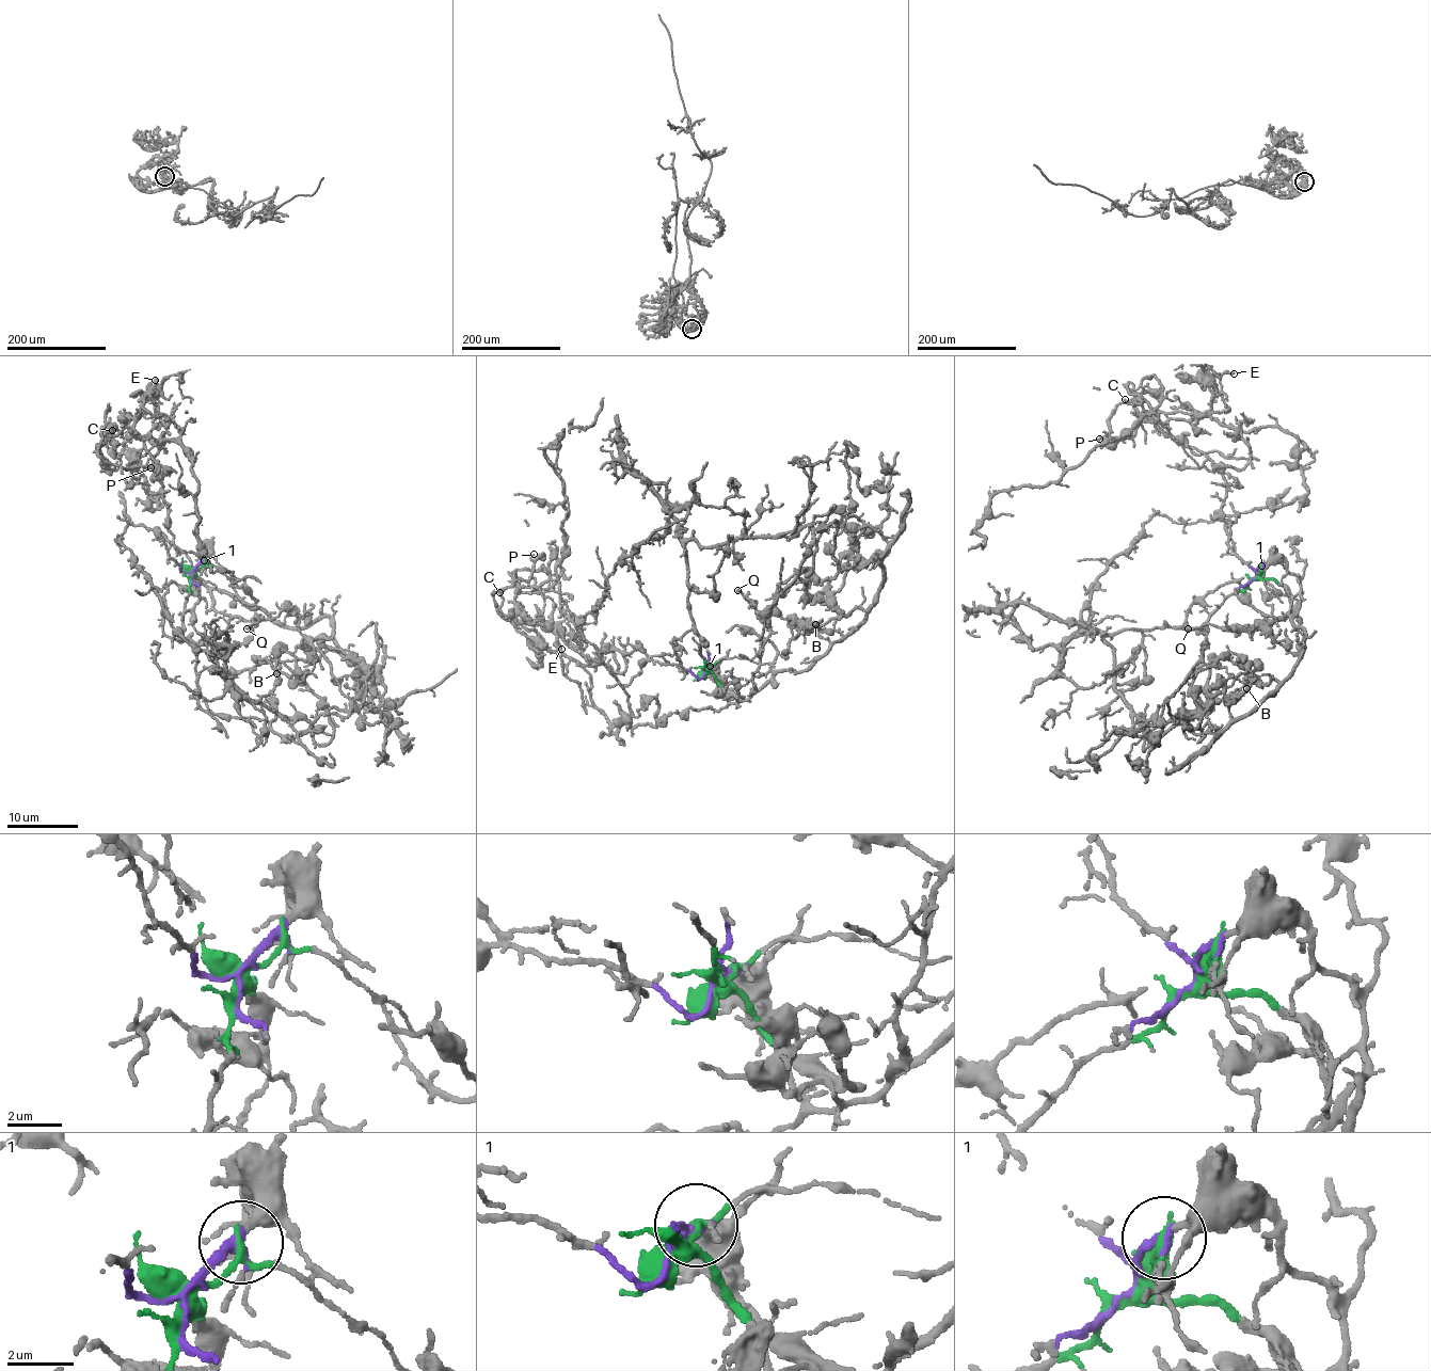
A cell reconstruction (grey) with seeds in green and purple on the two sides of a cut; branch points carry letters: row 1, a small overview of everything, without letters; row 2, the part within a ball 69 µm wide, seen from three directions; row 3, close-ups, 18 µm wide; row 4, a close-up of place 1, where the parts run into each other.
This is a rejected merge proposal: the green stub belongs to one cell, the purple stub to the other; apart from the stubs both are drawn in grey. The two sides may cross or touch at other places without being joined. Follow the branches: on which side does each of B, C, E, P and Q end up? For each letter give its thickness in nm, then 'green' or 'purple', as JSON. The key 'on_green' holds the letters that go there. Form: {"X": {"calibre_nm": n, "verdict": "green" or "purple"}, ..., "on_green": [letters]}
{"B": {"calibre_nm": 190, "verdict": "purple"}, "C": {"calibre_nm": 140, "verdict": "purple"}, "E": {"calibre_nm": 180, "verdict": "purple"}, "P": {"calibre_nm": 120, "verdict": "purple"}, "Q": {"calibre_nm": 150, "verdict": "purple"}, "on_green": []}

